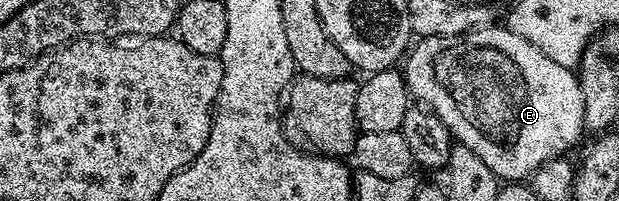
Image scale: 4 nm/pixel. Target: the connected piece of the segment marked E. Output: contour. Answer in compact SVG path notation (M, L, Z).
M493 24L491 26L487 26L486 28L482 28L481 30L472 30L469 32L469 34L463 34L462 35L462 68L470 68L470 90L466 90L466 88L462 88L462 90L456 90L456 100L452 100L442 88L438 88L436 86L436 82L434 82L434 86L432 86L432 78L434 78L434 70L436 70L436 52L434 52L434 48L436 46L442 46L442 38L420 38L419 41L415 43L407 51L406 59L404 62L404 65L406 66L402 68L402 73L404 76L404 79L408 82L408 89L410 91L411 97L413 99L419 100L421 103L425 103L429 109L434 111L438 117L441 118L442 123L445 124L446 128L449 130L450 134L454 136L455 141L459 143L461 146L465 146L466 148L470 148L470 152L474 152L477 156L480 157L480 159L485 162L486 168L490 168L490 172L494 172L496 174L497 179L500 180L524 180L527 179L531 174L538 169L540 166L545 166L547 162L553 162L556 158L563 158L565 155L567 155L569 152L567 150L572 150L575 148L576 145L580 142L580 137L583 136L583 134L586 134L586 127L584 124L584 97L582 96L582 88L580 87L580 80L579 77L573 71L567 70L566 68L562 68L562 64L554 64L554 60L550 60L550 56L546 56L544 53L541 52L538 48L534 48L534 44L530 44L530 40L522 40L522 36L518 36L516 33L514 33L513 30L509 30L507 25L504 24Z

